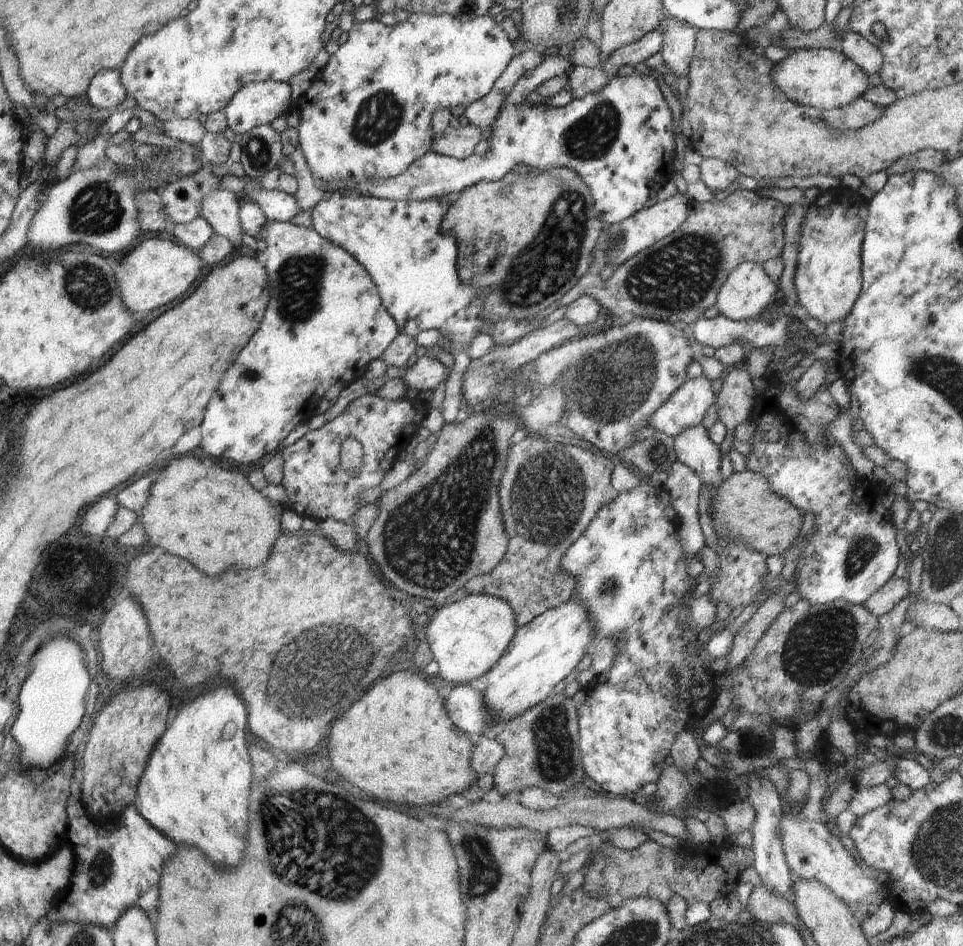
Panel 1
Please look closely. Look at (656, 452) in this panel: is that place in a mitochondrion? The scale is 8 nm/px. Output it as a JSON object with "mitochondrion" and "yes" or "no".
{"mitochondrion":"yes"}

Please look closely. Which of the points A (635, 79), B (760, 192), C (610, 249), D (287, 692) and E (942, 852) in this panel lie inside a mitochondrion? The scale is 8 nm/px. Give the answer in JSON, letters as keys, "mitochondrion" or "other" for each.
{"A":"other","B":"other","C":"mitochondrion","D":"mitochondrion","E":"mitochondrion"}

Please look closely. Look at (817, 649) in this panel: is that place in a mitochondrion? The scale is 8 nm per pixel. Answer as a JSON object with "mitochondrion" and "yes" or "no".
{"mitochondrion":"yes"}

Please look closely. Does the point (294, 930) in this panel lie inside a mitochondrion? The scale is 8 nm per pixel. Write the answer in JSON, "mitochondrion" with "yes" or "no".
{"mitochondrion":"yes"}

